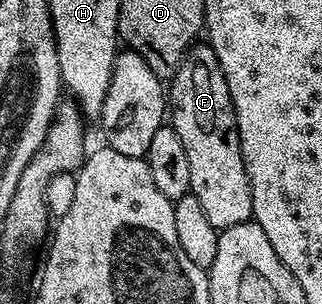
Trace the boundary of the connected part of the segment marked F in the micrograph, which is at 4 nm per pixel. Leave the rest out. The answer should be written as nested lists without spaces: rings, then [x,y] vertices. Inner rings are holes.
[[[198,42],[186,52],[185,60],[167,88],[167,112],[175,134],[179,134],[179,142],[183,142],[183,150],[187,150],[191,169],[190,193],[199,198],[211,226],[220,230],[250,223],[253,199],[241,153],[235,110],[219,58],[215,58],[215,50],[208,43]]]

